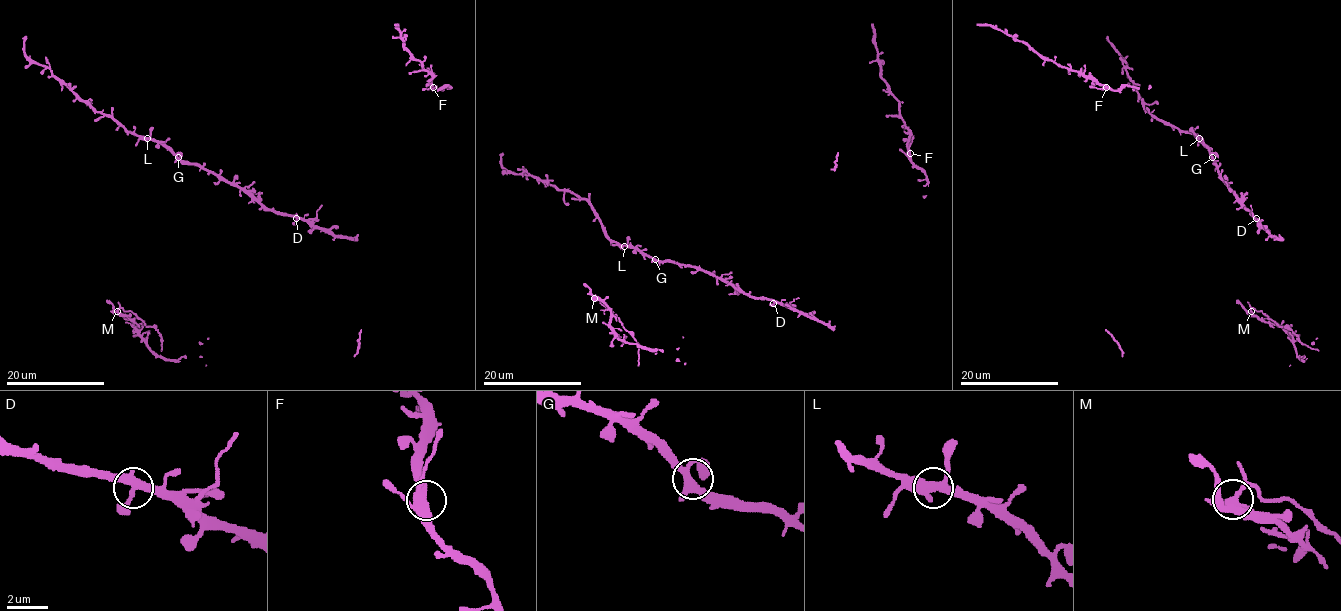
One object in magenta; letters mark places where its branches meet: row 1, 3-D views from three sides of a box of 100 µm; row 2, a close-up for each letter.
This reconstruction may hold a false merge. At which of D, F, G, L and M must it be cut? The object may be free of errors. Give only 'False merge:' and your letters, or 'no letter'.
False merge: M

